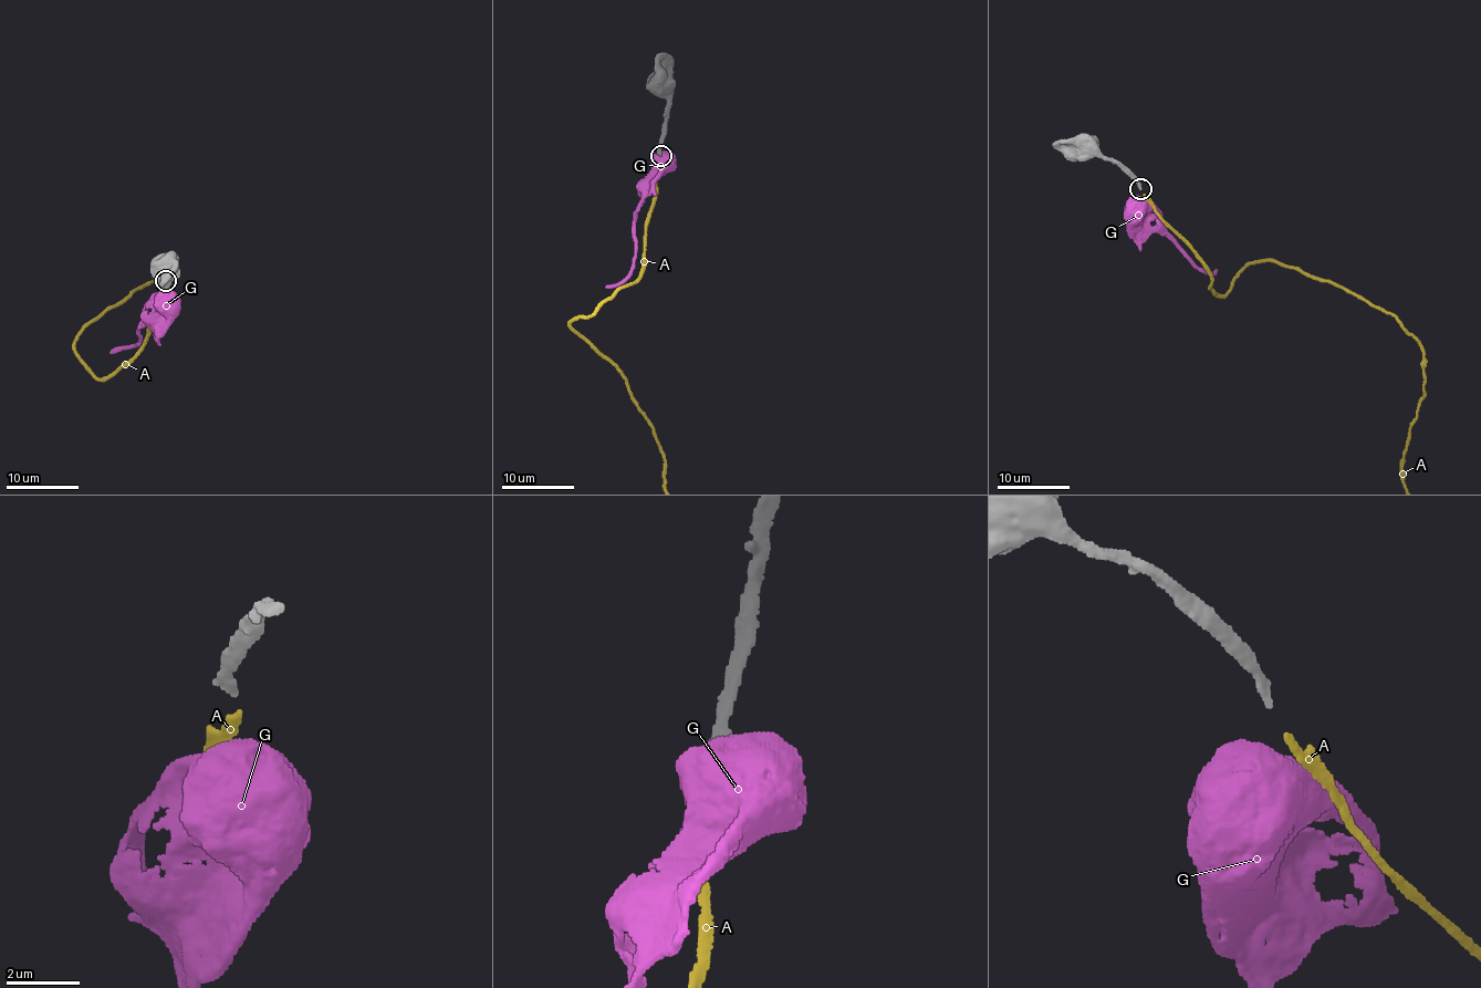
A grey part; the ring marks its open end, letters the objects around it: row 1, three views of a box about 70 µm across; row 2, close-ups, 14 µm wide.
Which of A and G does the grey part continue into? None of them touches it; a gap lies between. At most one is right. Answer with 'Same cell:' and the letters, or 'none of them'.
Same cell: A

